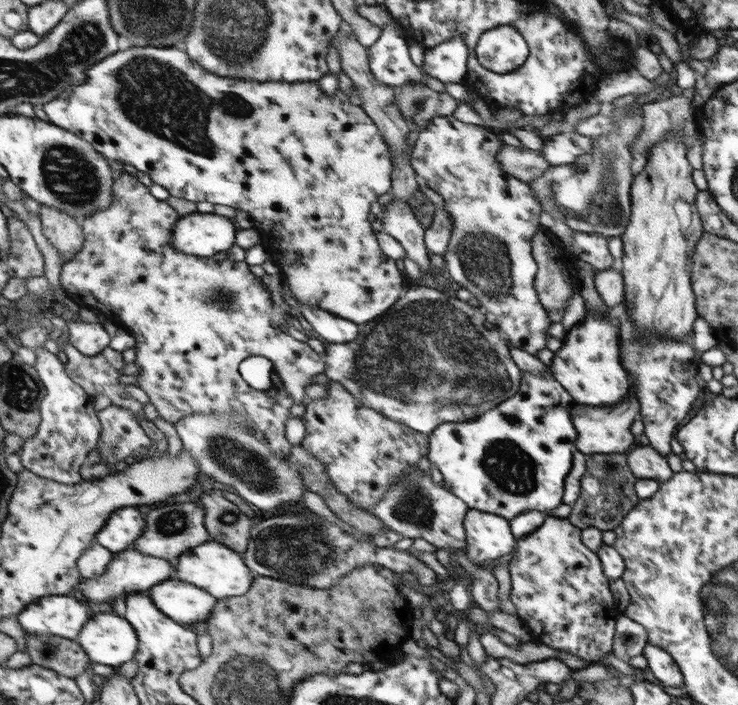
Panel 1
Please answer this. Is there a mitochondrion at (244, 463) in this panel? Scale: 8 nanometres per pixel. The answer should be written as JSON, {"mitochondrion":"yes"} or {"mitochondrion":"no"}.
{"mitochondrion":"yes"}

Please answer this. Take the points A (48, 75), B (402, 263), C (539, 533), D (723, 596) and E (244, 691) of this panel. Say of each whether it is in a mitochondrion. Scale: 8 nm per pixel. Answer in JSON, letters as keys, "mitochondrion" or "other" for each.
{"A":"mitochondrion","B":"other","C":"other","D":"mitochondrion","E":"mitochondrion"}

